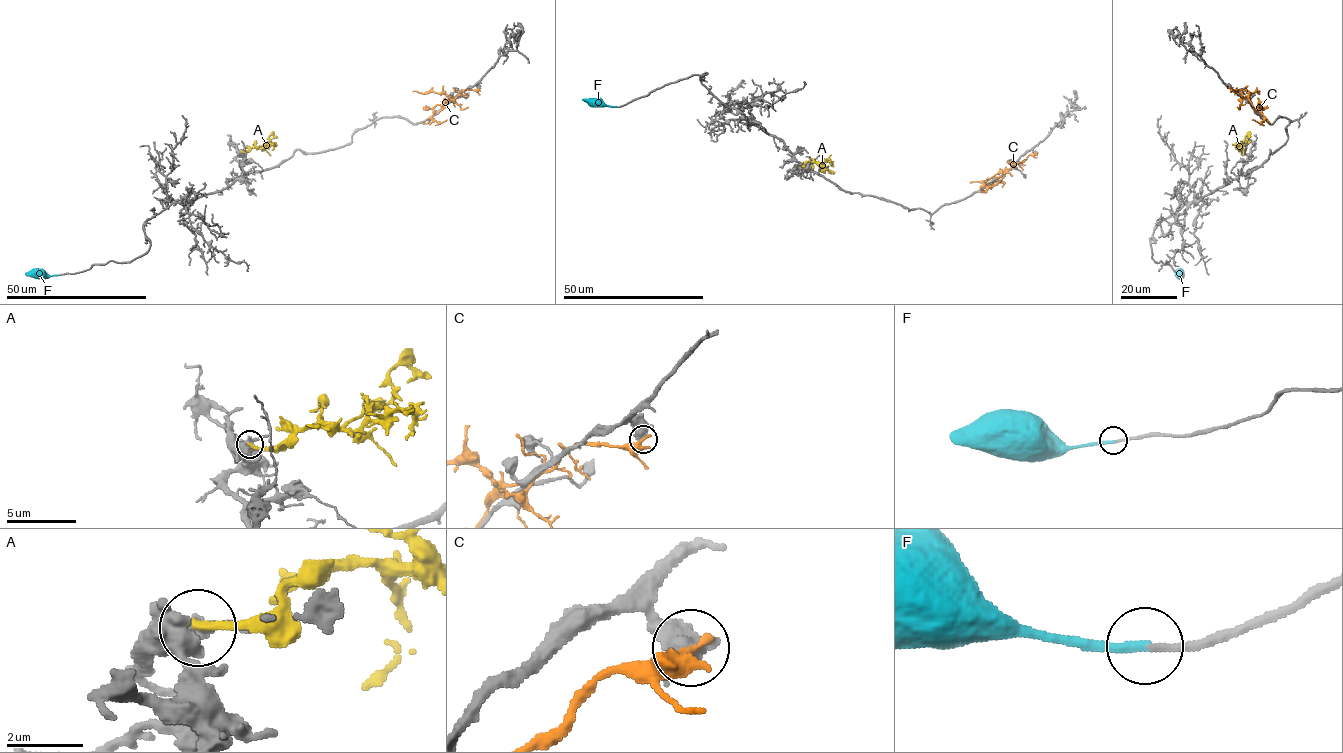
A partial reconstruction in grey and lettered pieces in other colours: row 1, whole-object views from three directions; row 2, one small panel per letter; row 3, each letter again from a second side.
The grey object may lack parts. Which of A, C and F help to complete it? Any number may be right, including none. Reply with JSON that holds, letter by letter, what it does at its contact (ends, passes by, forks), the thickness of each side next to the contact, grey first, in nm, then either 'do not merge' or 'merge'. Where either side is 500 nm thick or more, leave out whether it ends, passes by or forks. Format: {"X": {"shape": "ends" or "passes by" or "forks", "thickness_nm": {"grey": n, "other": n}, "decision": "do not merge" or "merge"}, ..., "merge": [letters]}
{"A": {"shape": "ends", "thickness_nm": {"grey": 400, "other": 200}, "decision": "do not merge"}, "C": {"thickness_nm": {"grey": 650, "other": 440}, "decision": "do not merge"}, "F": {"shape": "ends", "thickness_nm": {"grey": 170, "other": 240}, "decision": "merge"}, "merge": ["F"]}

